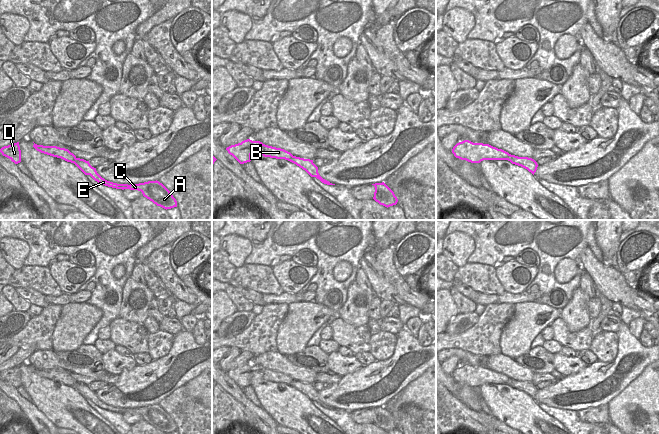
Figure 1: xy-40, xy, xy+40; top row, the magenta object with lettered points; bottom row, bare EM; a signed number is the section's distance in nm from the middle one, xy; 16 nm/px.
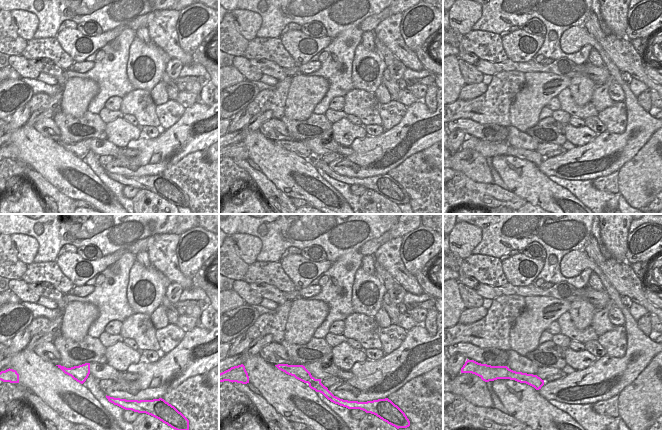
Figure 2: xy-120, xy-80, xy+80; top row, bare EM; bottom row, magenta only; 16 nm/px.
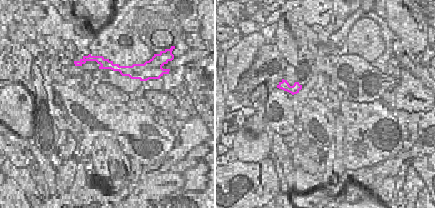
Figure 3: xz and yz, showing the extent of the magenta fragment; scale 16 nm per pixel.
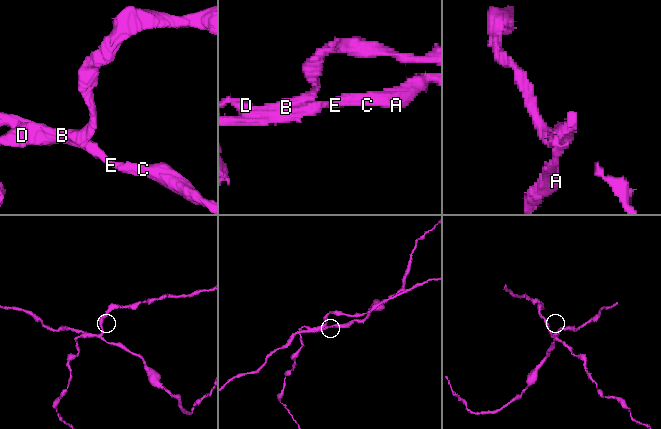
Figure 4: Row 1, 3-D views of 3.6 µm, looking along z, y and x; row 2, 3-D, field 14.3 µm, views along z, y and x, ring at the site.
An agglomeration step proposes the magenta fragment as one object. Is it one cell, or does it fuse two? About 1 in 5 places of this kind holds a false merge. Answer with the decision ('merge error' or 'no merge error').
merge error

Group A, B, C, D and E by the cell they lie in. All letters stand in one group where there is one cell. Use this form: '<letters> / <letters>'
A C E / B D

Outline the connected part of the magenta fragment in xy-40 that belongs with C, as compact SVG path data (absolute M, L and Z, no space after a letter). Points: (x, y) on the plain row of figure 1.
M77 382L74 388L85 398L90 399L98 407L116 412L116 413L130 413L141 415L143 420L152 425L157 430L164 433L171 433L177 431L177 425L170 417L170 415L159 405L148 405L139 408L117 408L102 402L96 395L96 392L92 391L89 385Z

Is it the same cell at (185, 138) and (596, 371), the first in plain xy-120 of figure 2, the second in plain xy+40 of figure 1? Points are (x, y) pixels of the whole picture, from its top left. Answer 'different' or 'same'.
same

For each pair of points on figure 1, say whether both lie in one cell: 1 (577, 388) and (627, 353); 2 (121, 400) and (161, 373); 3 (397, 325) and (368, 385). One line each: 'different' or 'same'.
1: same
2: same
3: different

